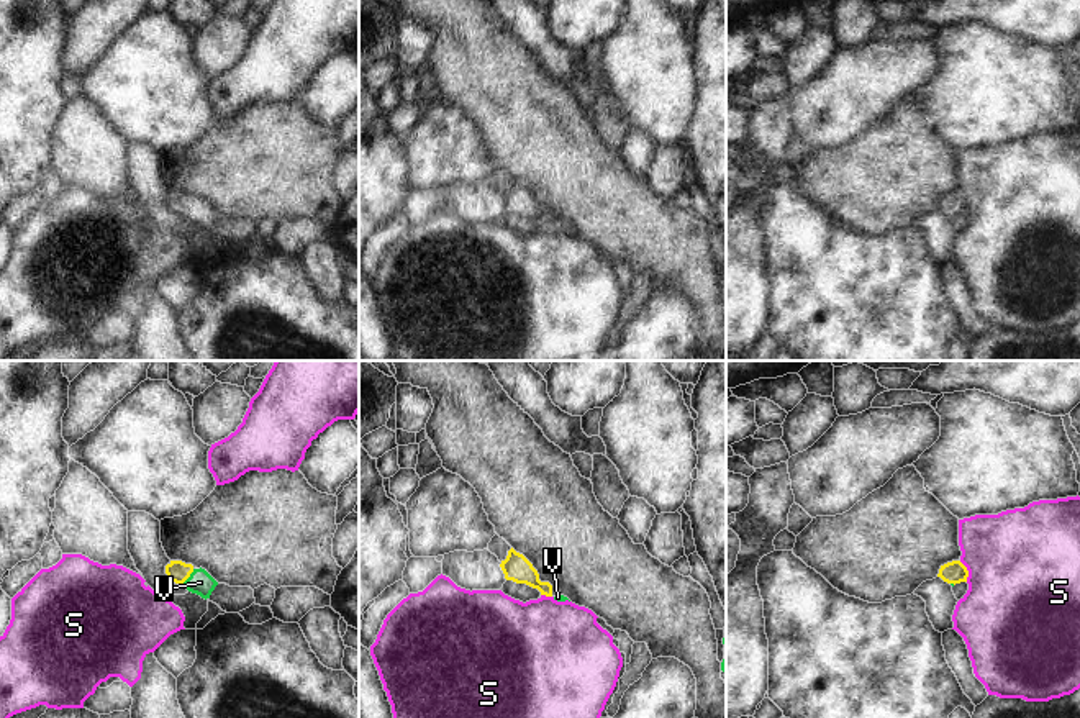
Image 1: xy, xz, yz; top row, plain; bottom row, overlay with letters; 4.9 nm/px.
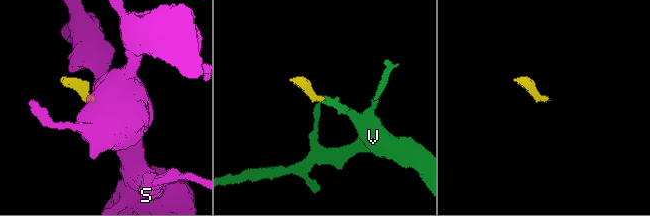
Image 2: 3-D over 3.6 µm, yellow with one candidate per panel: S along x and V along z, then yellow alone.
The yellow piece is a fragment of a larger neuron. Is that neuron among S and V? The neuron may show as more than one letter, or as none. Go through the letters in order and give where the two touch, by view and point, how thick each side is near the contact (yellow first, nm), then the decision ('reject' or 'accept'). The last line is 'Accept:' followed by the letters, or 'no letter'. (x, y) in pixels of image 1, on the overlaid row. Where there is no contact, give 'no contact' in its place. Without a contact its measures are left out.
S: contact yz (967, 571); calibres 110 and 500 nm; reject
V: contact xy (187, 577); calibres 110 and 120 nm; accept
Accept: V

